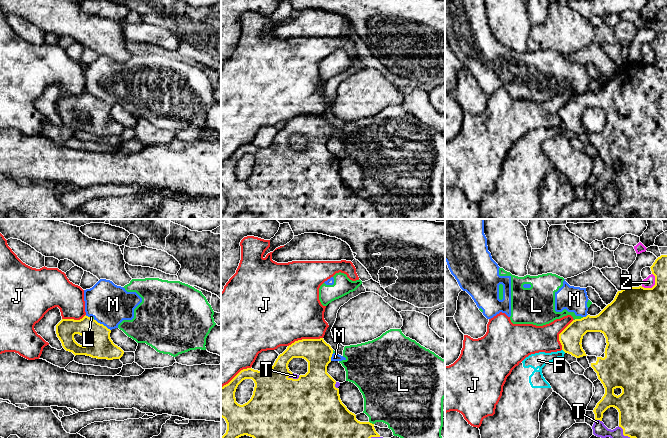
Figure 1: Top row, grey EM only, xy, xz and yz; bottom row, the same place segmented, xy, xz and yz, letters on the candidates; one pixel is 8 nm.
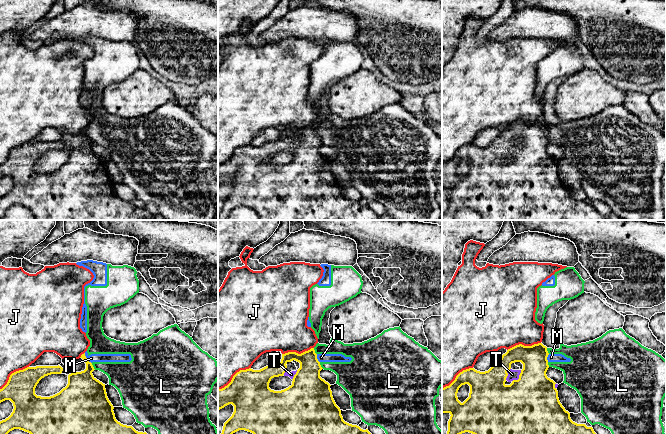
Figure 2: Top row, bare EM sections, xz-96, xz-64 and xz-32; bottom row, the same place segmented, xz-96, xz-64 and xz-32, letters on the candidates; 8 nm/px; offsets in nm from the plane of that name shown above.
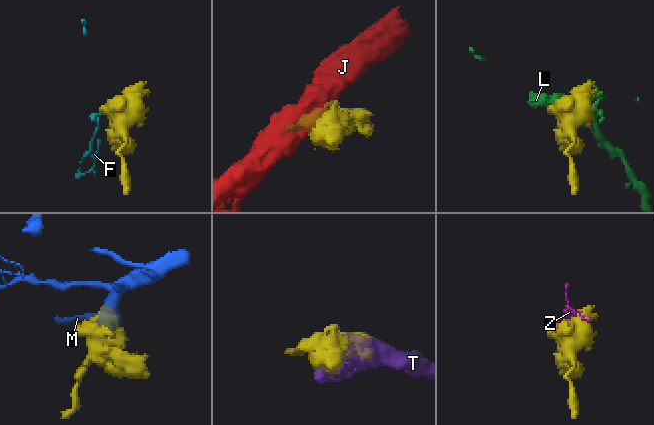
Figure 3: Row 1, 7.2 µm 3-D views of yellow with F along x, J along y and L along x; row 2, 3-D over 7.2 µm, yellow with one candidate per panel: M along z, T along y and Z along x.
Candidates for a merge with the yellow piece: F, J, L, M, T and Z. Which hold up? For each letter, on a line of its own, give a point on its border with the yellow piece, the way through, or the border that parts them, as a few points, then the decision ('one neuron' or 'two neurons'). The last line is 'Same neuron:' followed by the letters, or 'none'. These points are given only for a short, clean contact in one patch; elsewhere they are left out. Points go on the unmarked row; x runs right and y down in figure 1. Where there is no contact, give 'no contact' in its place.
F: contact yz (564, 127); border yz (562, 125), (565, 128); two neurons
J: contact xz (305, 115); two neurons
L: contact yz (578, 95); two neurons
M: contact xy (102, 100); border xy (93, 95), (102, 99), (110, 106); two neurons
T: contact yz (598, 195); one neuron
Z: contact yz (654, 61); two neurons
Same neuron: T

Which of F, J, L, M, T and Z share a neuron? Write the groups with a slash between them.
F / J / L M / T / Z

